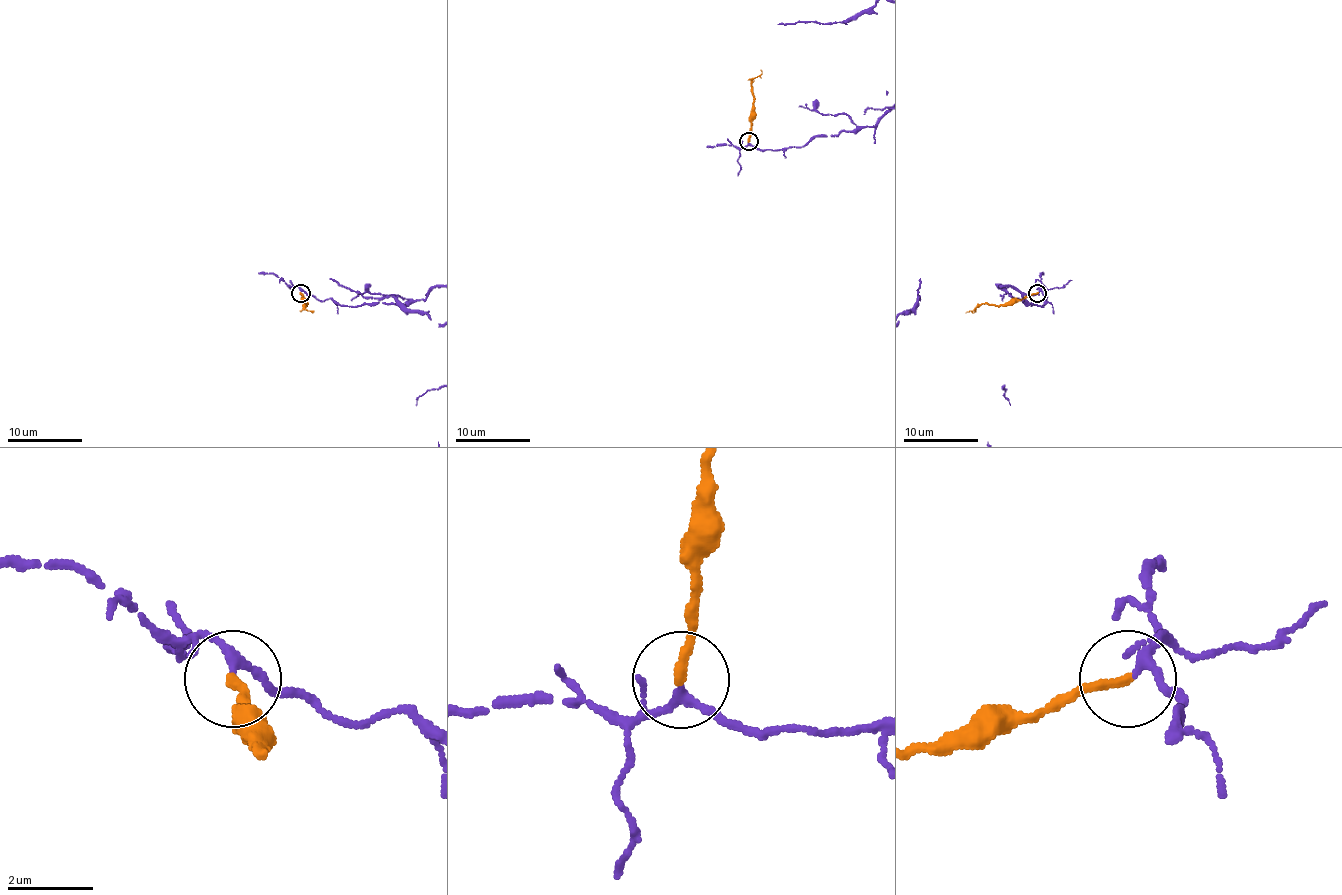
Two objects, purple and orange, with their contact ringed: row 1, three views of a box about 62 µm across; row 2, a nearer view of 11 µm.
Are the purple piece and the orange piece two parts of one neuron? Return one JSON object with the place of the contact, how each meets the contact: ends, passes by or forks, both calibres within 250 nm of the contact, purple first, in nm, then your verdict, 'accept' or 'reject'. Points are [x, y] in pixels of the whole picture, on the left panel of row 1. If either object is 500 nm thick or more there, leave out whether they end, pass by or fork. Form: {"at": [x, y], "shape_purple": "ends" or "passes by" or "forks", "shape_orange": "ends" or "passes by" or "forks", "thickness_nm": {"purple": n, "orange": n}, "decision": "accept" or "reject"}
{"at": [301, 293], "shape_purple": "passes by", "shape_orange": "ends", "thickness_nm": {"purple": 200, "orange": 200}, "decision": "reject"}

